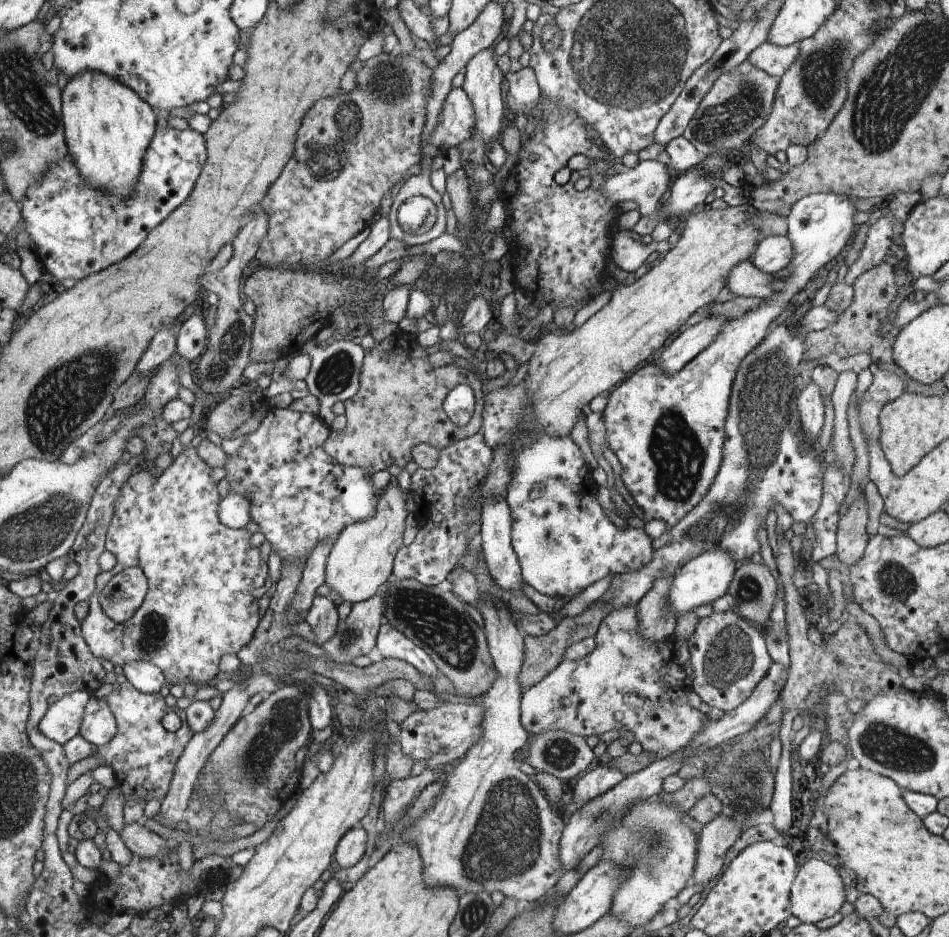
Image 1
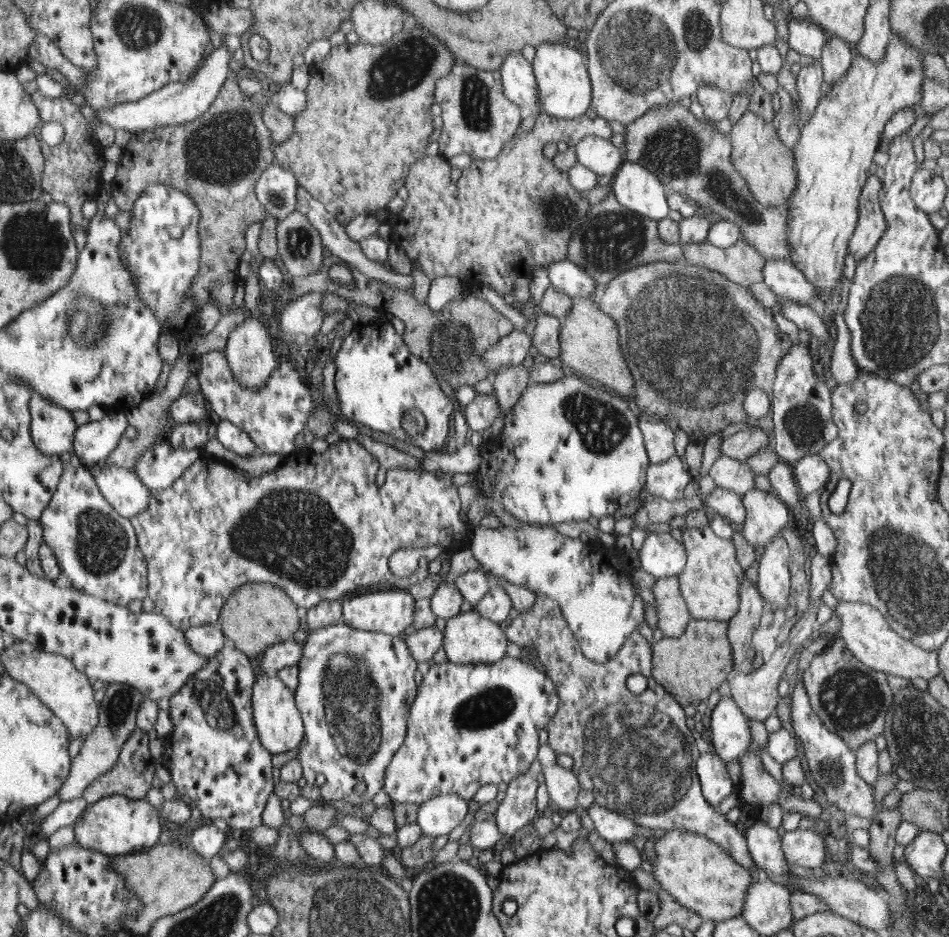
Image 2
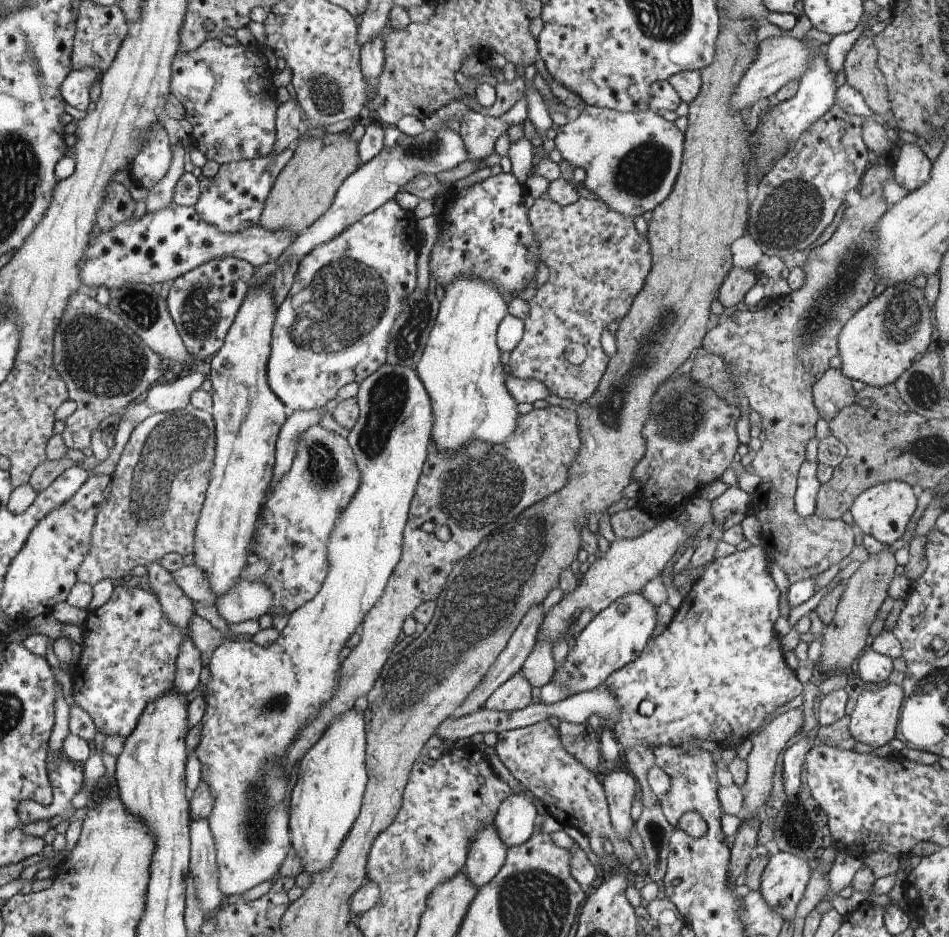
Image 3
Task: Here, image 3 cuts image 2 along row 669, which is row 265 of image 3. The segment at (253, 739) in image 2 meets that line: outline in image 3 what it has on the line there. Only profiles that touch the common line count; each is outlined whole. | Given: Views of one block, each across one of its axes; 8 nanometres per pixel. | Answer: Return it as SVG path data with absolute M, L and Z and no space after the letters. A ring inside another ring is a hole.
M224 256L204 262L200 267L174 280L167 296L170 316L176 322L186 348L198 366L205 367L208 360L224 346L226 334L254 283L253 275L256 272L250 262L236 256Z

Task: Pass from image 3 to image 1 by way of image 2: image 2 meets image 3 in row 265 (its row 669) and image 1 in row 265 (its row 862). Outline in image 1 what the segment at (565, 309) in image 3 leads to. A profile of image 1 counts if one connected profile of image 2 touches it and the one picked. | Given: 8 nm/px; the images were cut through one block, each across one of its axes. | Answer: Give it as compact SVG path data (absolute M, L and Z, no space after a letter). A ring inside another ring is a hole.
M748 260L737 264L727 279L727 287L740 297L774 297L785 286L784 278L777 279L772 273L762 272Z

